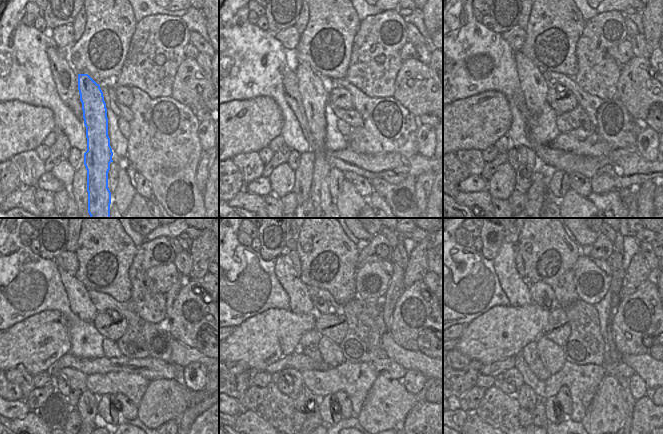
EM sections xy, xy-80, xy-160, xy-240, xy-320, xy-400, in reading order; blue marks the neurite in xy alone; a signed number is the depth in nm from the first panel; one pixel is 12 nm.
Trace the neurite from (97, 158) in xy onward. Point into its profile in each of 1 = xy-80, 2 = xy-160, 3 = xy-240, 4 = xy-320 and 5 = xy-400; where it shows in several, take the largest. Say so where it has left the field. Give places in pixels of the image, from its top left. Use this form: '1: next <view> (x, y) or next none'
1: next xy-80 (314, 97)
2: next xy-160 (532, 83)
3: next xy-240 (80, 304)
4: next xy-320 (300, 302)
5: next xy-400 (517, 289)

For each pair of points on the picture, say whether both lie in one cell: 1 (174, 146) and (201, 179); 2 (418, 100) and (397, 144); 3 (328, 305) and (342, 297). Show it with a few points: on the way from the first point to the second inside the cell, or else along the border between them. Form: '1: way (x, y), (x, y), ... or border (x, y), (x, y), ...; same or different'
1: border (203, 151), (196, 170), (196, 186), (202, 192); different
2: border (394, 98), (418, 117); different
3: border (316, 287), (326, 289), (333, 299), (342, 306); different

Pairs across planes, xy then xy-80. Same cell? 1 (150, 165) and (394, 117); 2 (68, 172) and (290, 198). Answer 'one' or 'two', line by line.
1: one
2: two

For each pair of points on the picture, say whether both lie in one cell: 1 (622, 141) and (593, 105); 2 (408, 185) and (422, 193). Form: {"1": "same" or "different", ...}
{"1": "same", "2": "different"}

